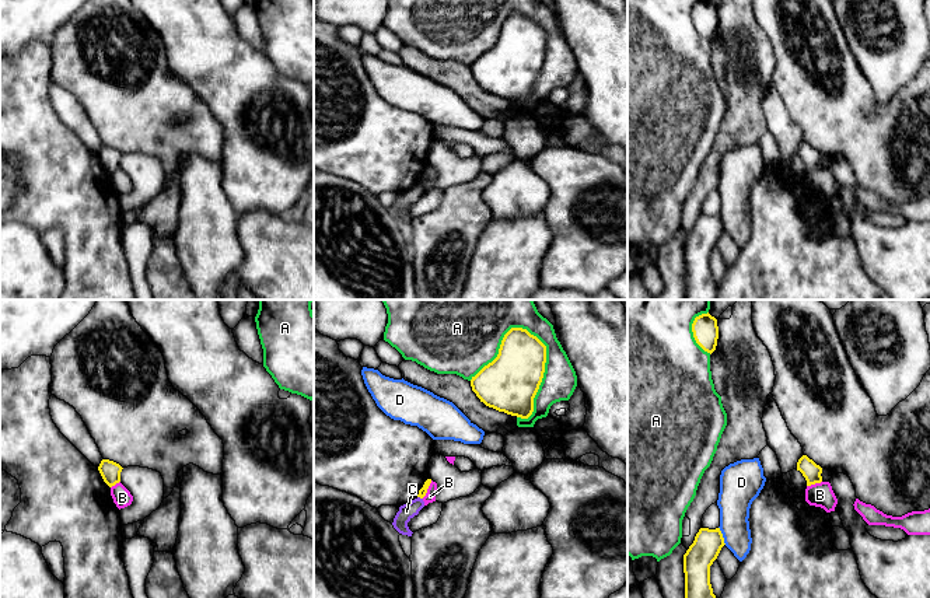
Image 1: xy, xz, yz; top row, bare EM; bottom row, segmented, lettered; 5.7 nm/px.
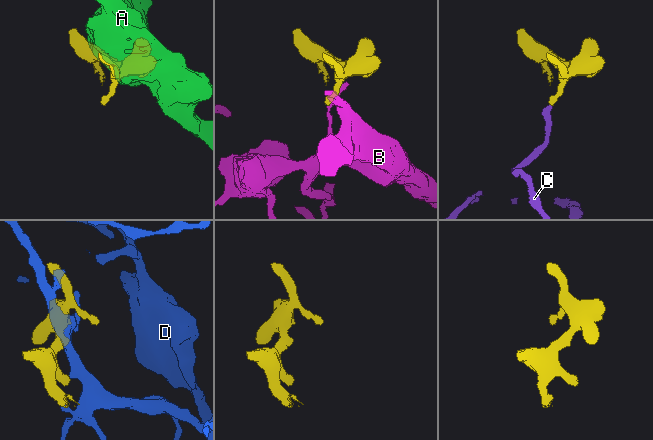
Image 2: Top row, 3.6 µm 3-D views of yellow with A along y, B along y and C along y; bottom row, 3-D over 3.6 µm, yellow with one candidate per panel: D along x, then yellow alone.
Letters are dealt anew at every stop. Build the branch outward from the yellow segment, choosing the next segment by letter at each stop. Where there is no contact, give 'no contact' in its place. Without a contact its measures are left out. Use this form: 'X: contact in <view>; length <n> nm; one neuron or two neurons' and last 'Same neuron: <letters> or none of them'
A: contact in xz; length 550 nm; two neurons
B: contact in xz; length 120 nm; two neurons
C: contact in xz; length 40 nm; two neurons
D: contact in yz; length 110 nm; two neurons
Same neuron: none of them

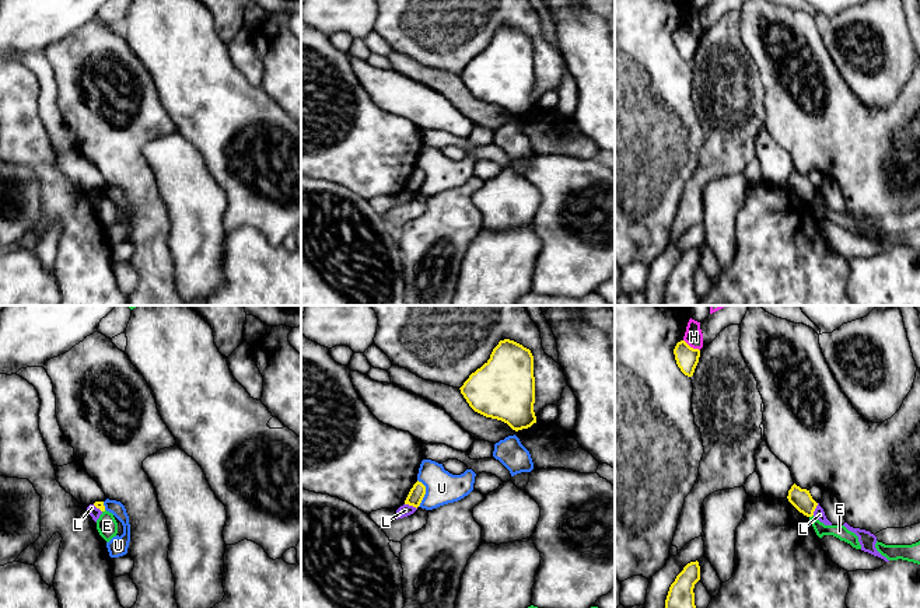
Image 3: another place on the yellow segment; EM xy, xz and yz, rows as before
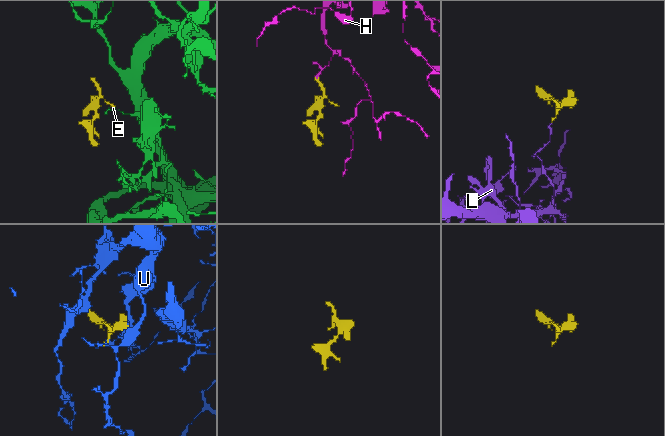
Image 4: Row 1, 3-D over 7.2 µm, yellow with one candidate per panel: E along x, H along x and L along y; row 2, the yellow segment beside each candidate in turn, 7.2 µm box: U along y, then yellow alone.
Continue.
E: contact in yz; length 30 nm; two neurons
H: contact in yz; length 120 nm; two neurons
L: contact in xz; length 80 nm; two neurons
U: contact in xz; length 160 nm; two neurons
Same neuron: none of them

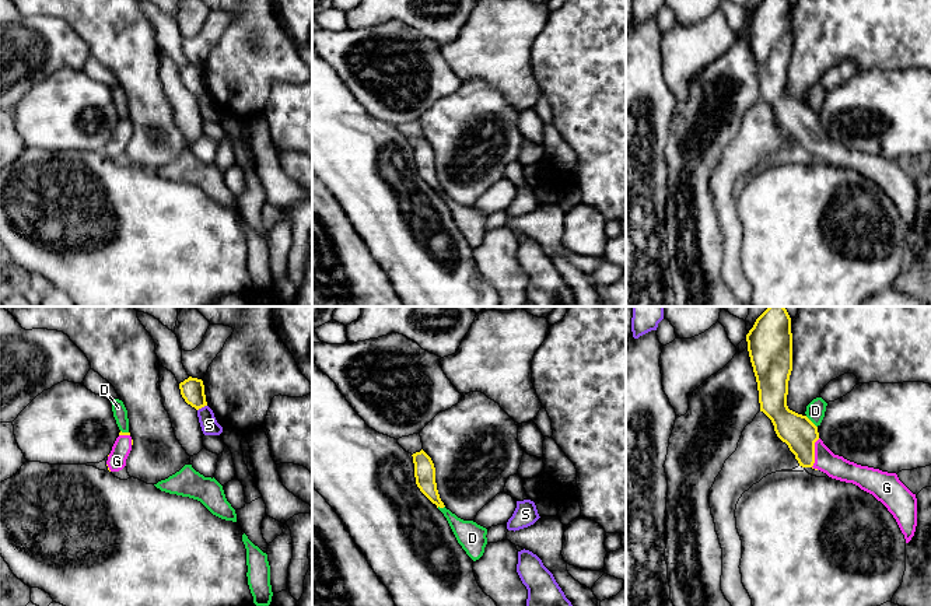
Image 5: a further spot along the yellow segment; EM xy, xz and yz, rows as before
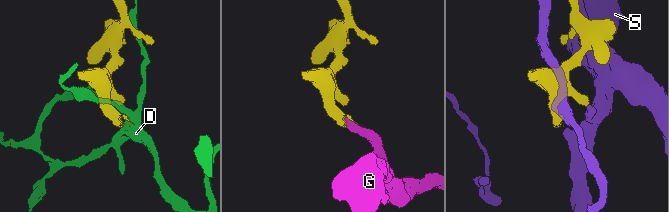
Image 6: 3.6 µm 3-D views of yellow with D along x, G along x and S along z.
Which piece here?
D: contact in yz; length 100 nm; two neurons
G: contact in yz; length 190 nm; one neuron
S: contact in xy; length 70 nm; two neurons
Same neuron: G

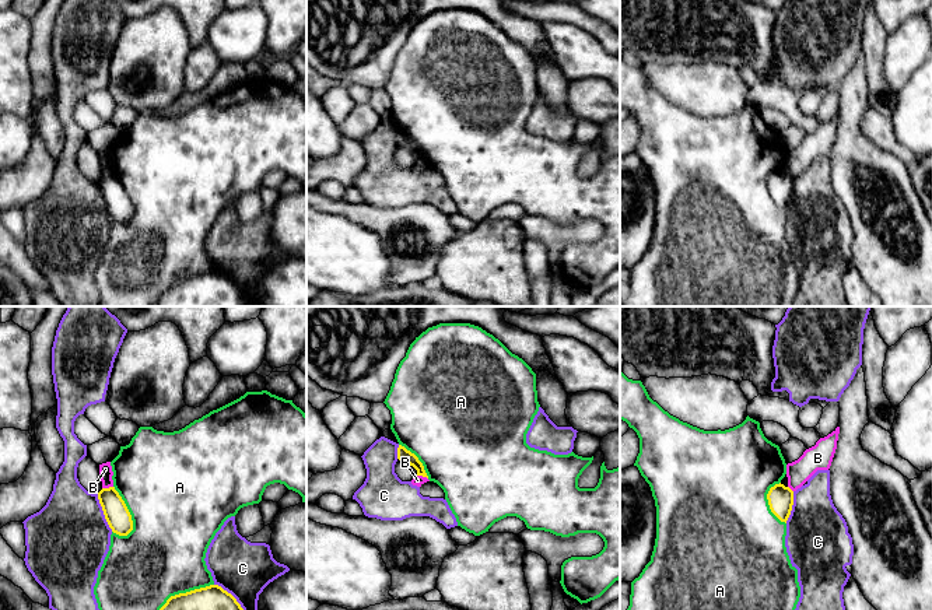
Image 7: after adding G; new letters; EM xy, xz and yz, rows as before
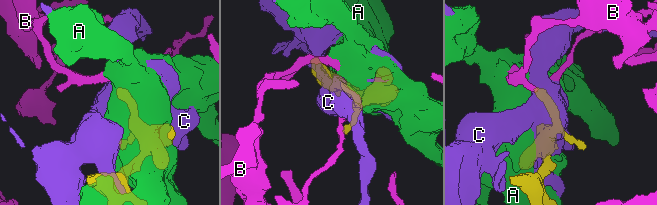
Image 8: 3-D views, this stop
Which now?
A: contact in xy; length 420 nm; two neurons
B: contact in xy; length 70 nm; two neurons
C: contact in xy; length 240 nm; two neurons
Same neuron: none of them

